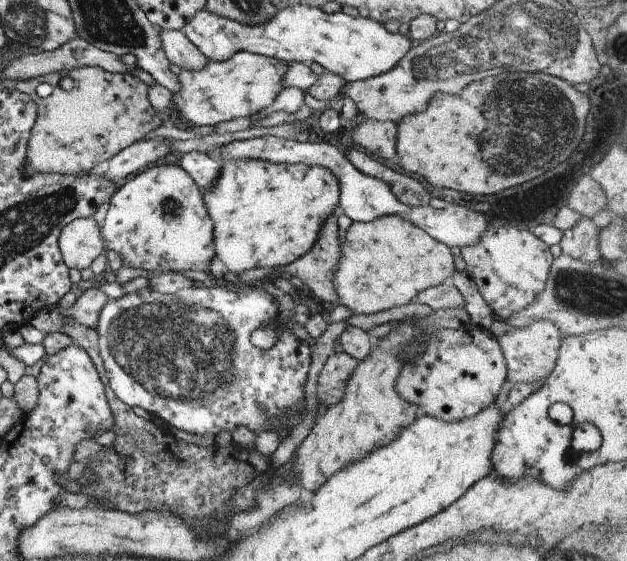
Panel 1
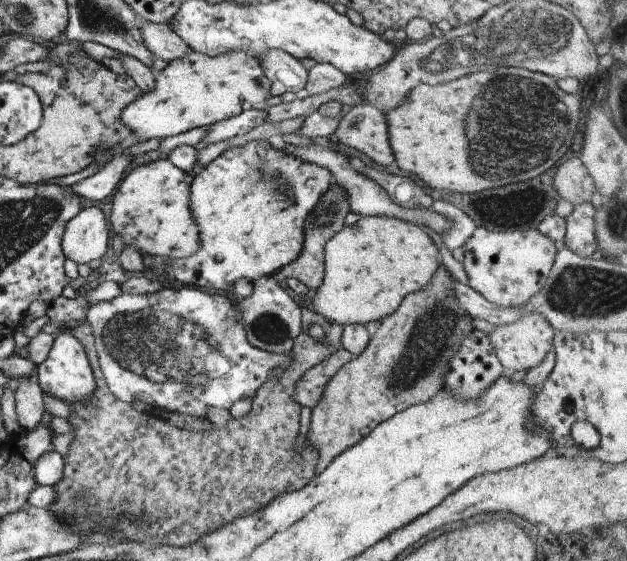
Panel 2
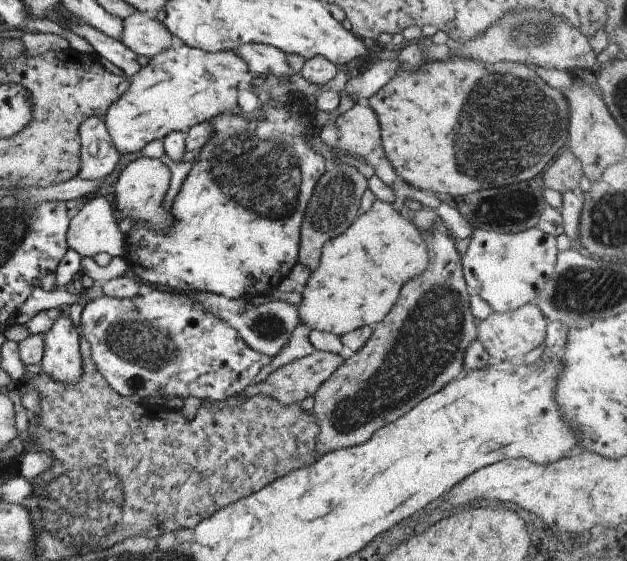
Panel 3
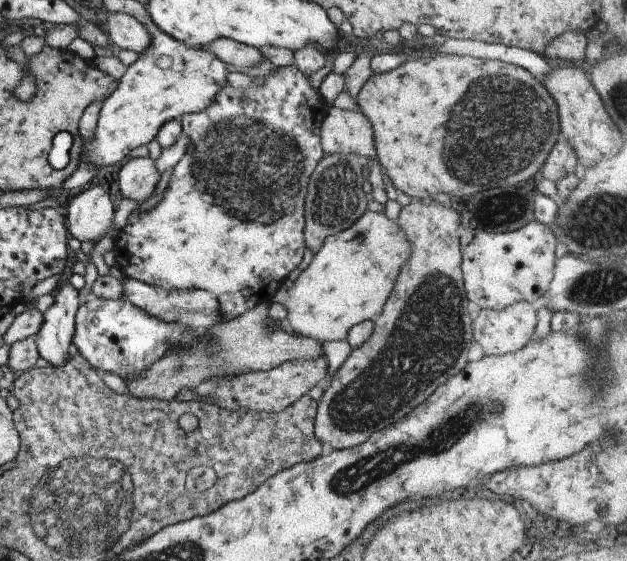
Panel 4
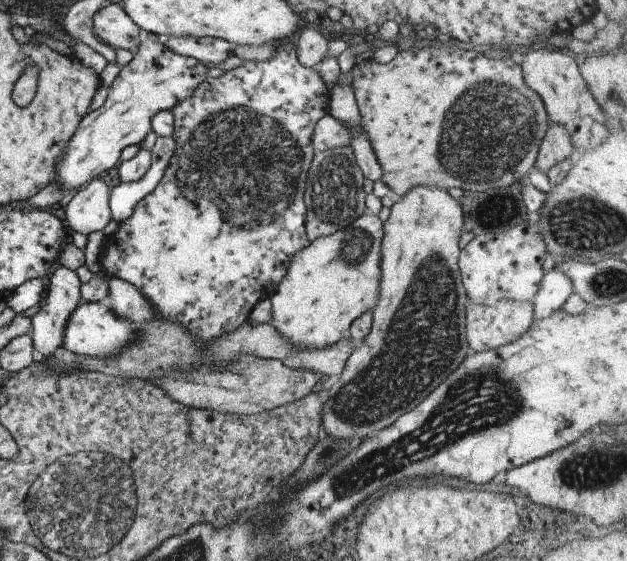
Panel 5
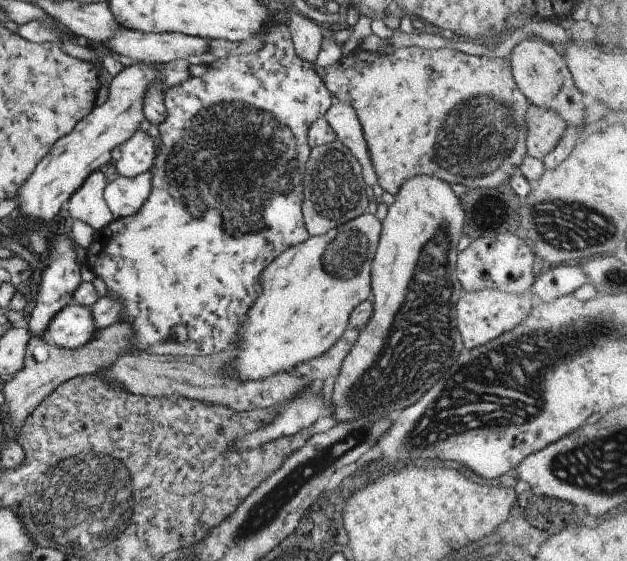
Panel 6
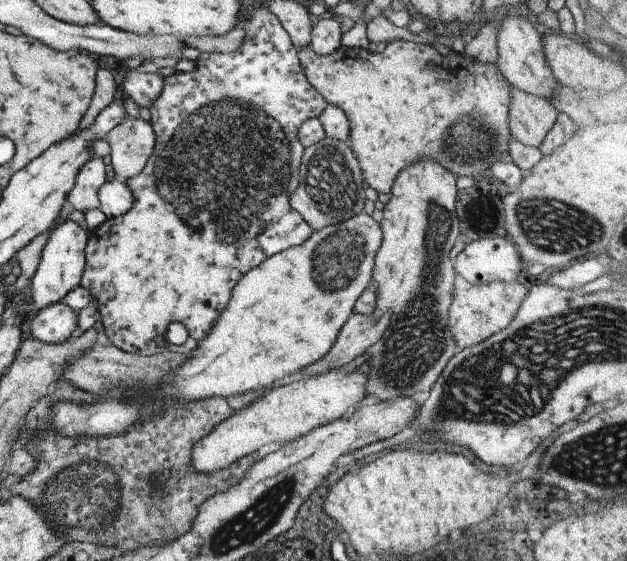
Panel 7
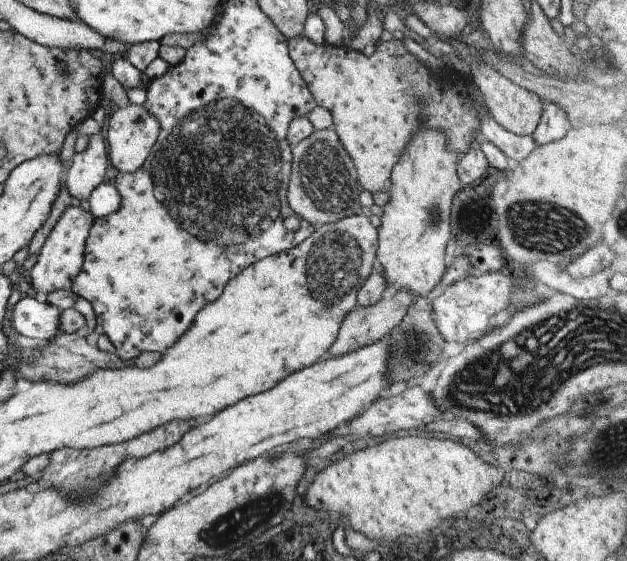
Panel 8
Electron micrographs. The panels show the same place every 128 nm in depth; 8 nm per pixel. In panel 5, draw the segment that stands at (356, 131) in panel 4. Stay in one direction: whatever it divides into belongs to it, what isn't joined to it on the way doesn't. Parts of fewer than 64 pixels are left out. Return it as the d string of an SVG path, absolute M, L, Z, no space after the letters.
M329 112L316 123L312 140L316 153L336 147L350 147L353 128L349 128L344 121L334 118Z

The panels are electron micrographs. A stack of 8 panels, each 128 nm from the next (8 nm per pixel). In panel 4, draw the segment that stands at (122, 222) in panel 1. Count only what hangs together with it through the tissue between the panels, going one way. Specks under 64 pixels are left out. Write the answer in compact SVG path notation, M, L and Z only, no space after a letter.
M135 157L119 171L118 184L123 198L143 203L152 196L161 174L150 157Z

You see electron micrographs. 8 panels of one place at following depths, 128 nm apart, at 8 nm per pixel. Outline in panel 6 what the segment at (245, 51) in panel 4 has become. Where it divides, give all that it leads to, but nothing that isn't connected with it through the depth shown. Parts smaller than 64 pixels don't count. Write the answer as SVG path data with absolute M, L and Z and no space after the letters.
M126 27L104 43L111 52L129 56L136 63L167 63L209 52L209 39L184 33L145 33Z

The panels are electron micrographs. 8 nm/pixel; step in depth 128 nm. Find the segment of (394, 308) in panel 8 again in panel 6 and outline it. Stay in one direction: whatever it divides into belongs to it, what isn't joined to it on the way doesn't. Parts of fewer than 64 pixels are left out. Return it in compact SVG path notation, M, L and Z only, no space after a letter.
M348 326L344 334L322 356L297 364L296 370L302 377L313 380L326 380L339 375L343 360L352 350L357 338L358 329Z

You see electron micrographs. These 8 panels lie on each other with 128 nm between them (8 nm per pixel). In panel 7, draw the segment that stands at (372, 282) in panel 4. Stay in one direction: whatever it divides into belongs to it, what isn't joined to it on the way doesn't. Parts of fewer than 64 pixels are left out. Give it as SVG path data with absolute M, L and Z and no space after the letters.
M365 212L354 215L340 224L328 225L313 231L302 244L280 251L256 268L249 270L232 289L229 306L221 314L219 321L211 328L208 336L191 352L189 359L175 371L167 374L165 380L154 393L133 387L126 396L106 393L94 403L78 405L72 401L59 401L53 405L51 425L65 437L82 435L103 437L127 431L130 426L151 419L161 410L168 399L183 401L242 394L259 388L282 386L286 376L292 376L308 365L320 360L336 342L340 329L353 313L355 302L369 288L373 281L375 256L382 242L383 232L379 222Z

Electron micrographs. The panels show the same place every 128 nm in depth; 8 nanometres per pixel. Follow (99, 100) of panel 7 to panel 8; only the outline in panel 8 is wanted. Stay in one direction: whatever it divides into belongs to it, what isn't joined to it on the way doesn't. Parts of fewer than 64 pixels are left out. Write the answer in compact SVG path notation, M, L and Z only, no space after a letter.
M72 129L68 136L66 136L66 142L64 142L64 146L60 155L60 160L64 162L64 172L62 172L62 184L60 184L60 192L58 192L58 198L54 200L54 204L52 204L52 210L50 210L50 214L48 214L48 220L38 228L38 232L34 234L30 244L28 245L29 255L38 254L40 249L44 246L46 239L48 238L48 234L52 232L52 228L56 226L56 222L58 222L58 218L64 214L64 210L68 210L70 206L72 206L72 200L70 199L70 194L68 192L68 188L66 188L66 173L70 168L73 155L76 153L74 150L74 143L76 142L76 138L78 137L78 132Z

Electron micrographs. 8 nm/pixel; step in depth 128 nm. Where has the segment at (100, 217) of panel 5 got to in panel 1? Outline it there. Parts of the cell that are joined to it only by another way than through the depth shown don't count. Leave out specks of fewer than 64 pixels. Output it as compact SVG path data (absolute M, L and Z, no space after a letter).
M92 217L73 220L62 229L58 244L69 269L88 269L106 251L99 230Z

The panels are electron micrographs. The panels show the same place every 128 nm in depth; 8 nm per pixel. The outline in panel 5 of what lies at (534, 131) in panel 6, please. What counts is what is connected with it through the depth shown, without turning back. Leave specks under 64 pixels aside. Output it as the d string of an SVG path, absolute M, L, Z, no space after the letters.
M549 122L548 132L541 140L535 166L548 174L552 167L569 158L572 149L573 144L566 128Z

